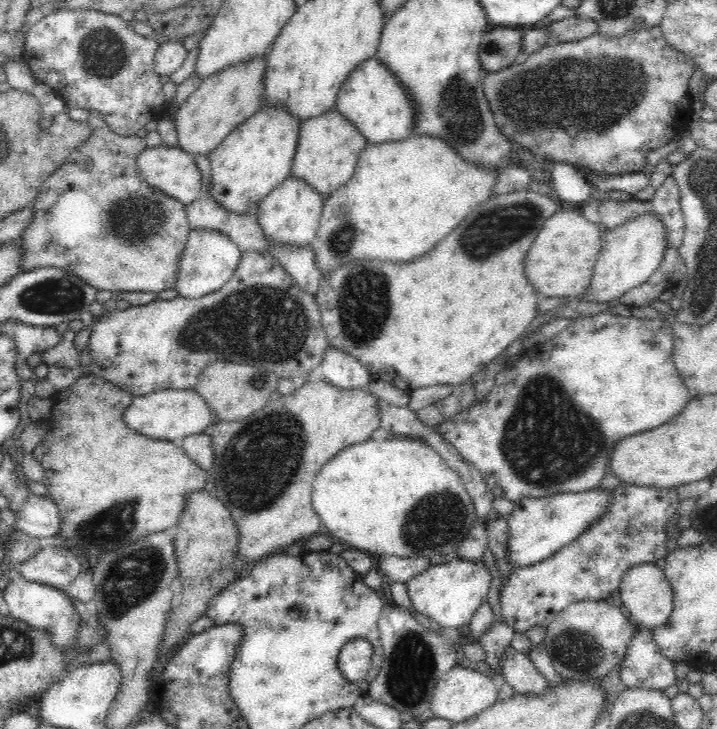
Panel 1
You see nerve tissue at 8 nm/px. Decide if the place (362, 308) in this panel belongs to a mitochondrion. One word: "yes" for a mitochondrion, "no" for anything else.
yes

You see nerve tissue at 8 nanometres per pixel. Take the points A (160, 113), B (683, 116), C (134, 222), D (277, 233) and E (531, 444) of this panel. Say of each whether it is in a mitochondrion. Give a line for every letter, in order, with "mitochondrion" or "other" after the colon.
A: other
B: other
C: mitochondrion
D: other
E: mitochondrion

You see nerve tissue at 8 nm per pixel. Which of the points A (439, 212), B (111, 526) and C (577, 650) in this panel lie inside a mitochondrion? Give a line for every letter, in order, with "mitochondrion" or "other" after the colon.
A: other
B: mitochondrion
C: mitochondrion

